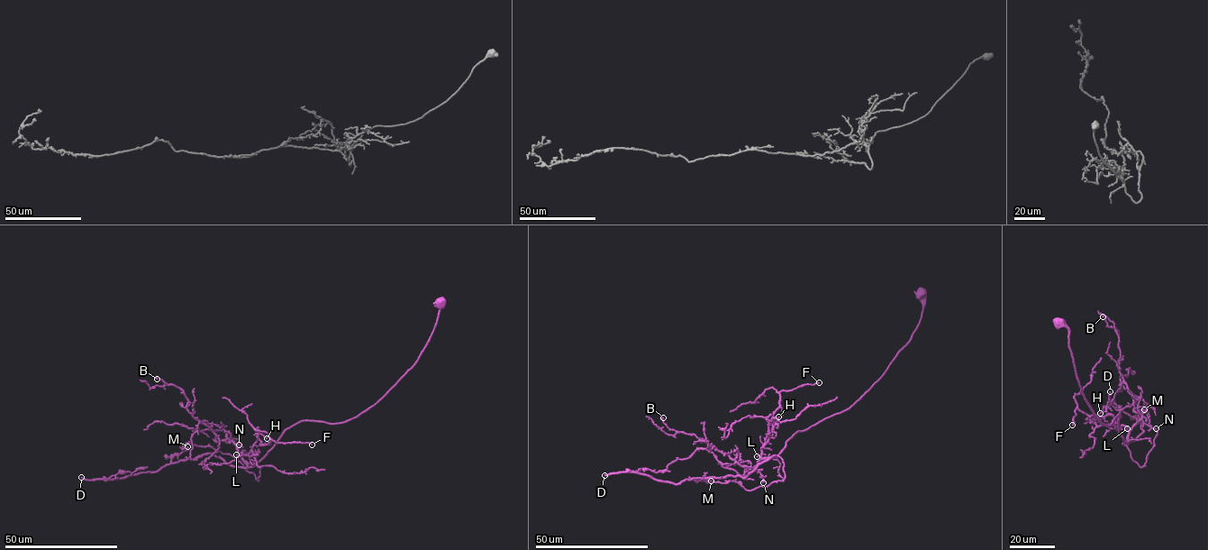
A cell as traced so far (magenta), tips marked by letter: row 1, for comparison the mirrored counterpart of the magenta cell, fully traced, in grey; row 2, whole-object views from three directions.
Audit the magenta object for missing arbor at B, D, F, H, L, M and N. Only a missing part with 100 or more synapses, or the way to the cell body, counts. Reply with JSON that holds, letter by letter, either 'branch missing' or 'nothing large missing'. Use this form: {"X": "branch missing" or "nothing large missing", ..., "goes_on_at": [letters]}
{"B": "nothing large missing", "D": "branch missing", "F": "nothing large missing", "H": "nothing large missing", "L": "nothing large missing", "M": "nothing large missing", "N": "nothing large missing", "goes_on_at": ["D"]}

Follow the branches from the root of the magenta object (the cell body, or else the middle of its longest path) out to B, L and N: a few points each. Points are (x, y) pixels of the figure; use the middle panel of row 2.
B: (921, 294), (918, 326), (870, 388), (752, 468), (694, 434), (670, 429), (663, 417)
L: (921, 294), (923, 309), (910, 341), (858, 400), (846, 410), (799, 431), (778, 454), (757, 456)
N: (921, 294), (919, 324), (885, 373), (848, 408), (799, 431), (778, 454), (759, 460), (755, 468), (763, 482)

